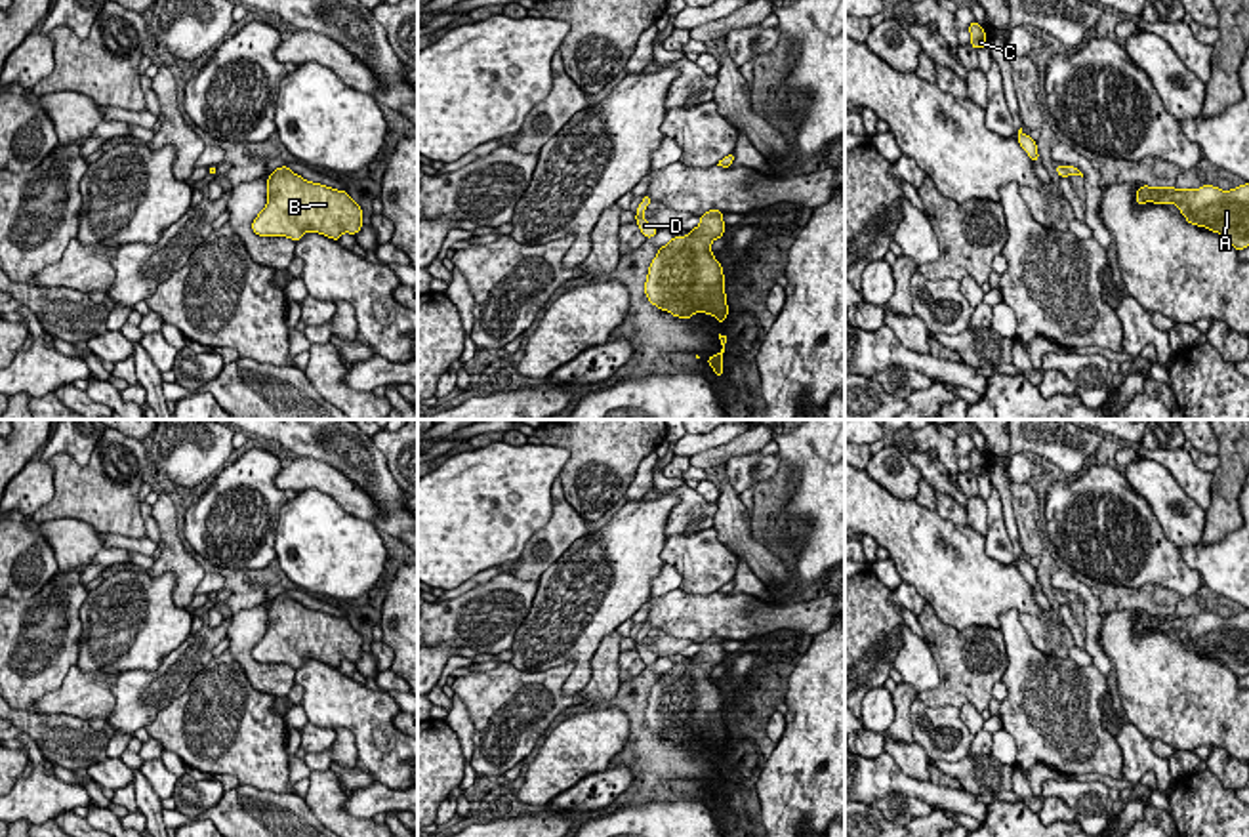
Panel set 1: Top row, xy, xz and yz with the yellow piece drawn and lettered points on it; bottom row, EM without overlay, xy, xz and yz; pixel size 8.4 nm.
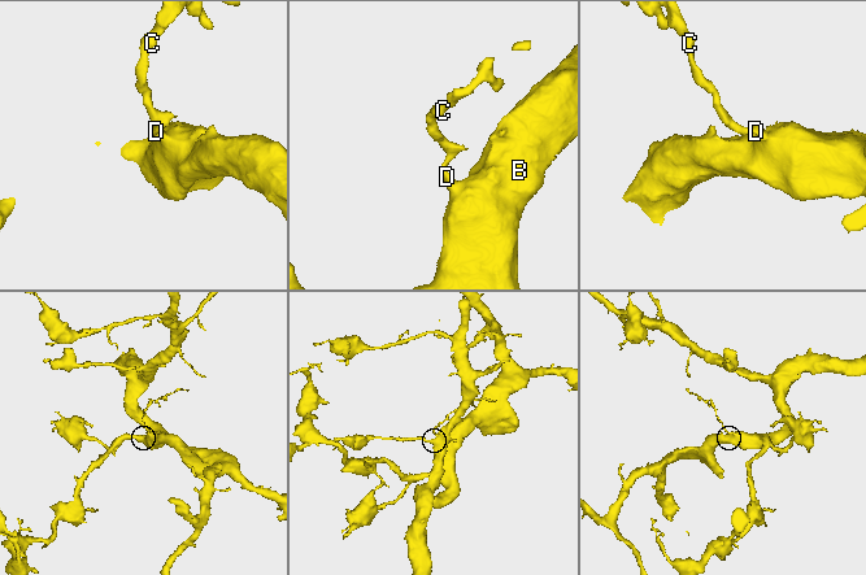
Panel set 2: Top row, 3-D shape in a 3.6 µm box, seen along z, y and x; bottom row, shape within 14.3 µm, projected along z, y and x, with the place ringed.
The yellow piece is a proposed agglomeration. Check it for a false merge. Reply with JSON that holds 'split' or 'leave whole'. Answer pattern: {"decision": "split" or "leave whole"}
{"decision": "leave whole"}

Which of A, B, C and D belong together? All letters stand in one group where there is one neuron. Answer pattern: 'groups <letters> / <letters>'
groups A B C D

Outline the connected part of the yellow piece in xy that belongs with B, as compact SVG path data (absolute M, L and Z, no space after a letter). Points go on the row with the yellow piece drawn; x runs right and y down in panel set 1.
M280 166L267 177L267 204L252 221L252 231L294 242L307 231L339 240L343 233L360 231L362 215L347 191L307 181L288 166Z

